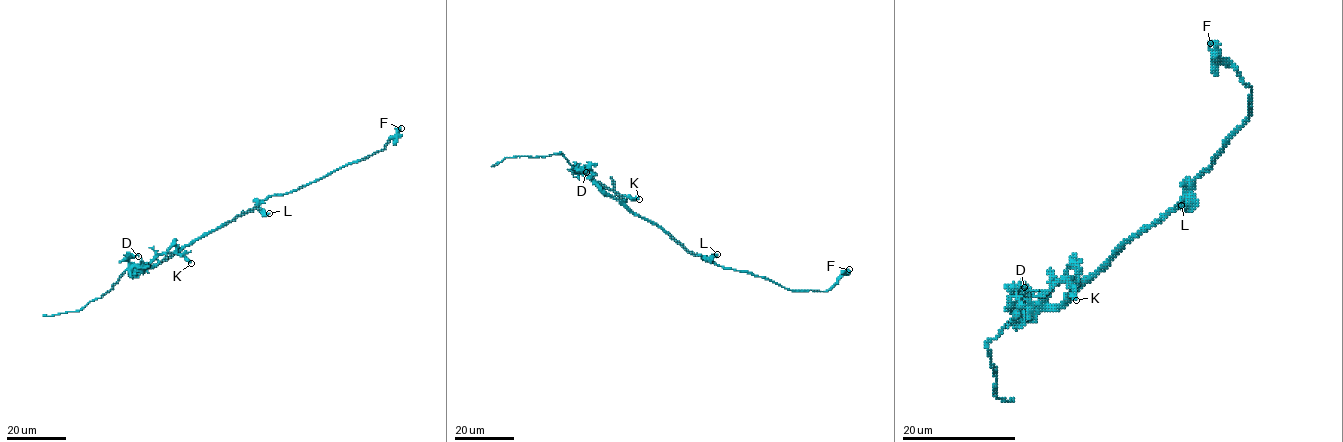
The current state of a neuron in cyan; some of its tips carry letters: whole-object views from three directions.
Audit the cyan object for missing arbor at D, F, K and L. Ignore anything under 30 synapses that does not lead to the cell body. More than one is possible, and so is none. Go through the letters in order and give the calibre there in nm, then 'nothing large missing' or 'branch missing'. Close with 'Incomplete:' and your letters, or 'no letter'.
D: calibre 120 nm; nothing large missing
F: calibre 90 nm; nothing large missing
K: calibre 320 nm; nothing large missing
L: calibre 340 nm; nothing large missing
Incomplete: no letter

